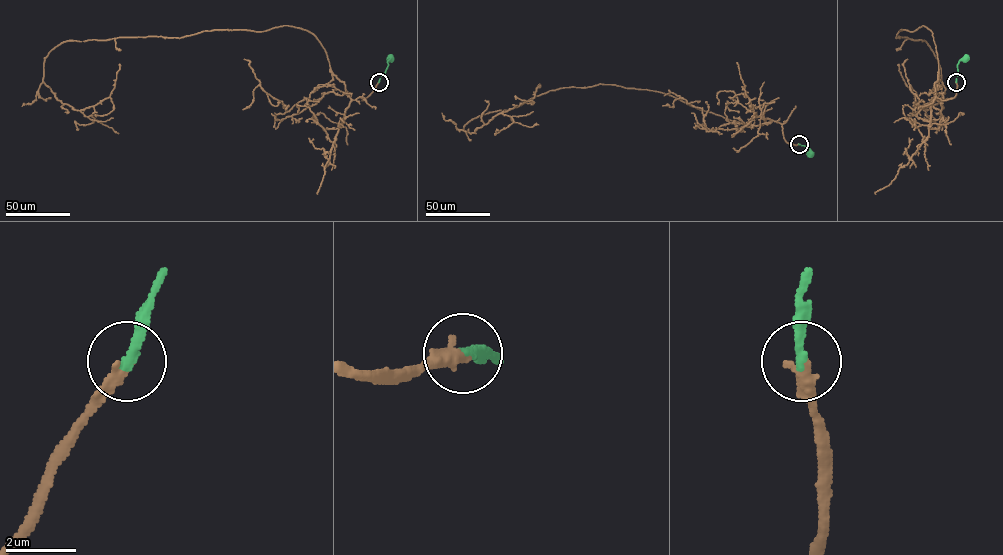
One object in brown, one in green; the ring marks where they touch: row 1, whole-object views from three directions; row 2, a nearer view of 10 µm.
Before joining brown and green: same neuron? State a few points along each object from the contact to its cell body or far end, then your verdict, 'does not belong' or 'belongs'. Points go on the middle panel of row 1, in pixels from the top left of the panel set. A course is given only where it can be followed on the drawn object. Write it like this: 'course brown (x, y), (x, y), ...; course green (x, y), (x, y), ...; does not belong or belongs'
course brown (798, 144), (775, 121), (749, 126), (661, 92), (600, 84), (549, 91), (463, 129), (530, 102), (539, 86); course green (798, 144), (808, 145), (810, 154); belongs

